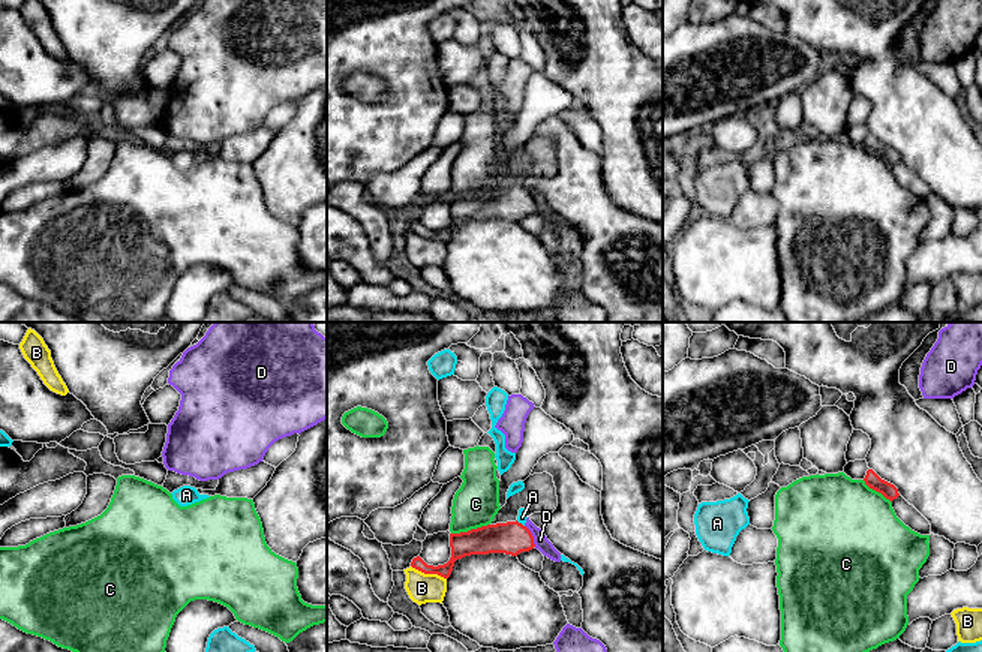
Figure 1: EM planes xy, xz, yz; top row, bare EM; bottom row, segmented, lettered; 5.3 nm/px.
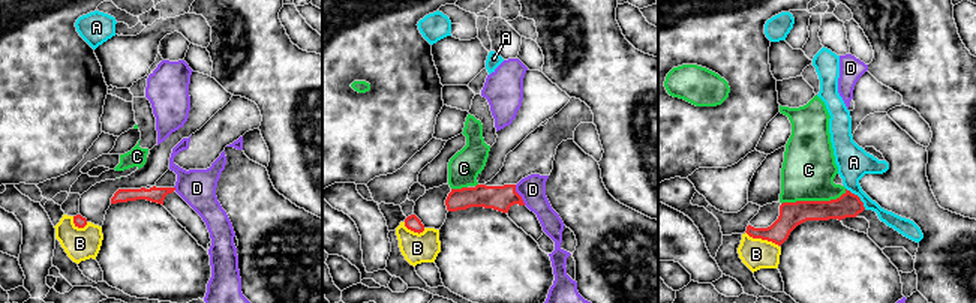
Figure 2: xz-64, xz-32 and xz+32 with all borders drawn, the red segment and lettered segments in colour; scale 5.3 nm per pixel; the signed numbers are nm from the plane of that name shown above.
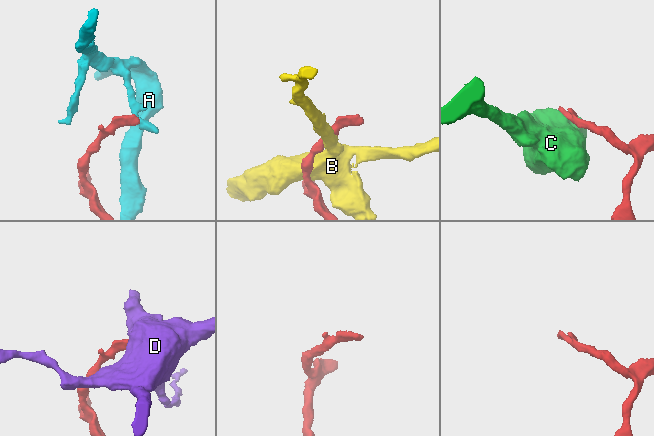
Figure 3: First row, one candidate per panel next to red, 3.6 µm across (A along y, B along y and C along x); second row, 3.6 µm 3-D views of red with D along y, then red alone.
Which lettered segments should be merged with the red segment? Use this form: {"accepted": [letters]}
{"accepted": []}

